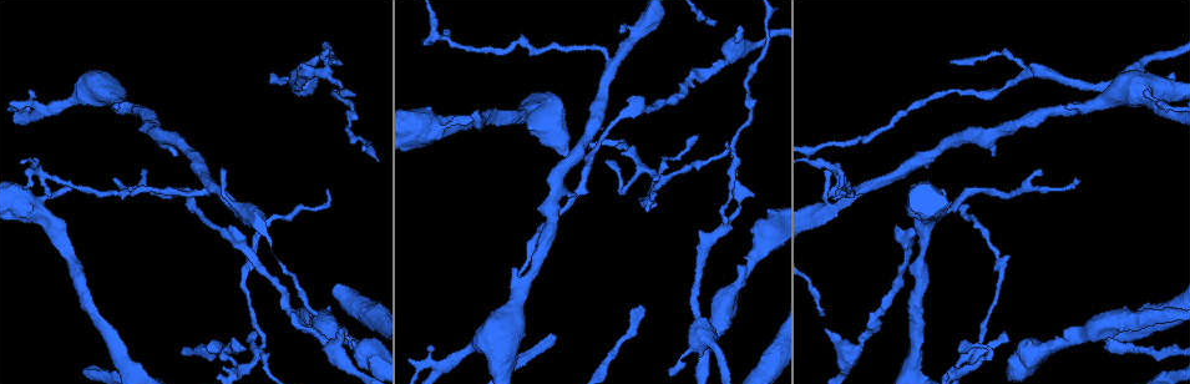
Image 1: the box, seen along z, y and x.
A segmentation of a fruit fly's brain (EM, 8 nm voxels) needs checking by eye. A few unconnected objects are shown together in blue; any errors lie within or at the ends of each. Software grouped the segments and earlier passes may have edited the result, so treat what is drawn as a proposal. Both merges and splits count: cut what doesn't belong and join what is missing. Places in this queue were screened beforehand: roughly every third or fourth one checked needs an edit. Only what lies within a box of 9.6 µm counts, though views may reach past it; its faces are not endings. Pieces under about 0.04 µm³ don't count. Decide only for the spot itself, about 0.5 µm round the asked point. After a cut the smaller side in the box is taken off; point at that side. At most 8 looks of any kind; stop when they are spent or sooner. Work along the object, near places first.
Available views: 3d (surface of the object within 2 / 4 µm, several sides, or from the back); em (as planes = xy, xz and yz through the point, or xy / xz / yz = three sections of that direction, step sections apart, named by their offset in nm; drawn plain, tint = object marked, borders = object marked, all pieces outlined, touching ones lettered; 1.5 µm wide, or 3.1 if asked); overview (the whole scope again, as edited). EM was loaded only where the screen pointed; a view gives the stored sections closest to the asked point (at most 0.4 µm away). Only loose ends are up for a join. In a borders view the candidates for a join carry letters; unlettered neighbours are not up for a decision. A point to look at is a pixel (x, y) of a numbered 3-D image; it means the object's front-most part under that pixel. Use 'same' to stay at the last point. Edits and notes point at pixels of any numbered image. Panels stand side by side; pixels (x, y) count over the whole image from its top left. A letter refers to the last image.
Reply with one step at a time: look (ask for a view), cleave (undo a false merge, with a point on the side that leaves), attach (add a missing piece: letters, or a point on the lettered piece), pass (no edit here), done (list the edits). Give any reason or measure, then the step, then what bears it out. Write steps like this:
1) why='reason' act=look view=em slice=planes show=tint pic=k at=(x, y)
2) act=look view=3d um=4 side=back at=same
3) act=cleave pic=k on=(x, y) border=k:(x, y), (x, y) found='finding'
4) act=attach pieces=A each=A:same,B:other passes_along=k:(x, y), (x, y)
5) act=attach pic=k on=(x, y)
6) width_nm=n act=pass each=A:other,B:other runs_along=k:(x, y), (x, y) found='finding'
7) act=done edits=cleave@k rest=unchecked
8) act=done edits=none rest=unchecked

act=look view=3d um=4 pic=1 at=(975, 360)

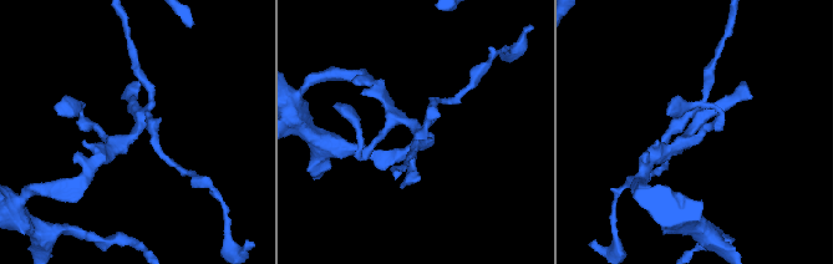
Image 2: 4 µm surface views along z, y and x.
why='shape alone is not enough' act=look view=em slice=xy step=4 show=borders pic=2 at=(694, 124)

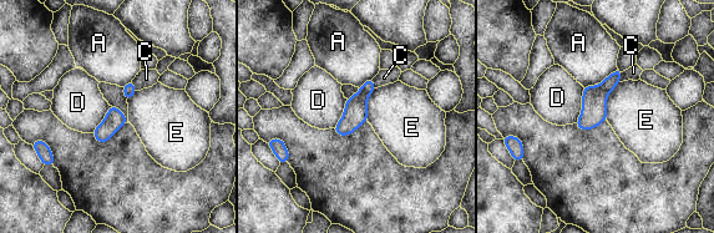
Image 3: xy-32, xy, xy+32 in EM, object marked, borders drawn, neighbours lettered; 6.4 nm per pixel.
why='cut it another way' act=look view=em slice=planes show=borders at=same

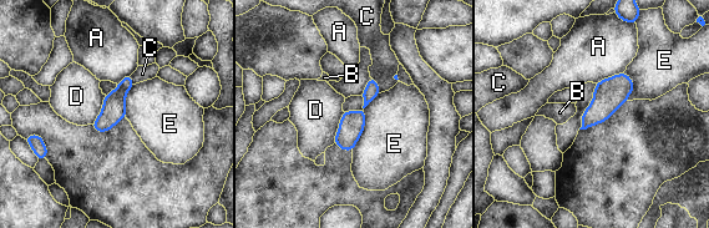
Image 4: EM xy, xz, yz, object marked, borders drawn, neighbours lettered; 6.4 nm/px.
act=cleave pic=4 on=(126, 84) each=A:other,B:other,C:other,D:other,E:other border=4:(118, 84), (125, 94) found='a second cell is stuck on'

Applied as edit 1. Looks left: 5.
why='calibre changes' act=look view=3d um=4 pic=1 at=(700, 324)

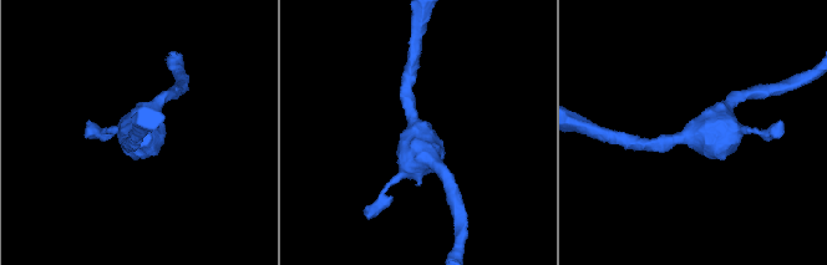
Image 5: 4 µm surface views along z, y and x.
why='now the EM' act=look view=em slice=xy step=8 show=tint pic=5 at=(691, 138)

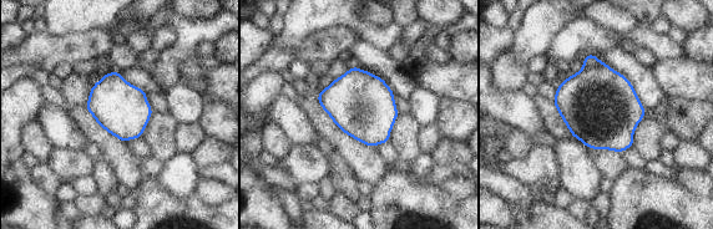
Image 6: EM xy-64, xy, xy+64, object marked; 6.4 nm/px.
why='another direction' act=look view=em slice=planes show=borders at=same

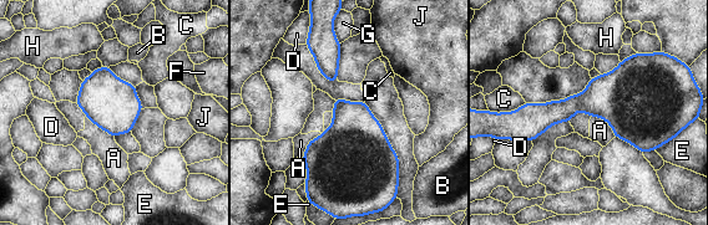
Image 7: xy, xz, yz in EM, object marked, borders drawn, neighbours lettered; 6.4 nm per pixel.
width_nm=140 act=pass each=A:other,B:other,C:other,D:other,E:other,F:other,G:other,H:other,J:other border=7:(591, 116), (602, 118), (615, 137) found='continuous, no second cell'

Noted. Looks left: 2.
act=done edits=cleave@4 rest=unchecked

